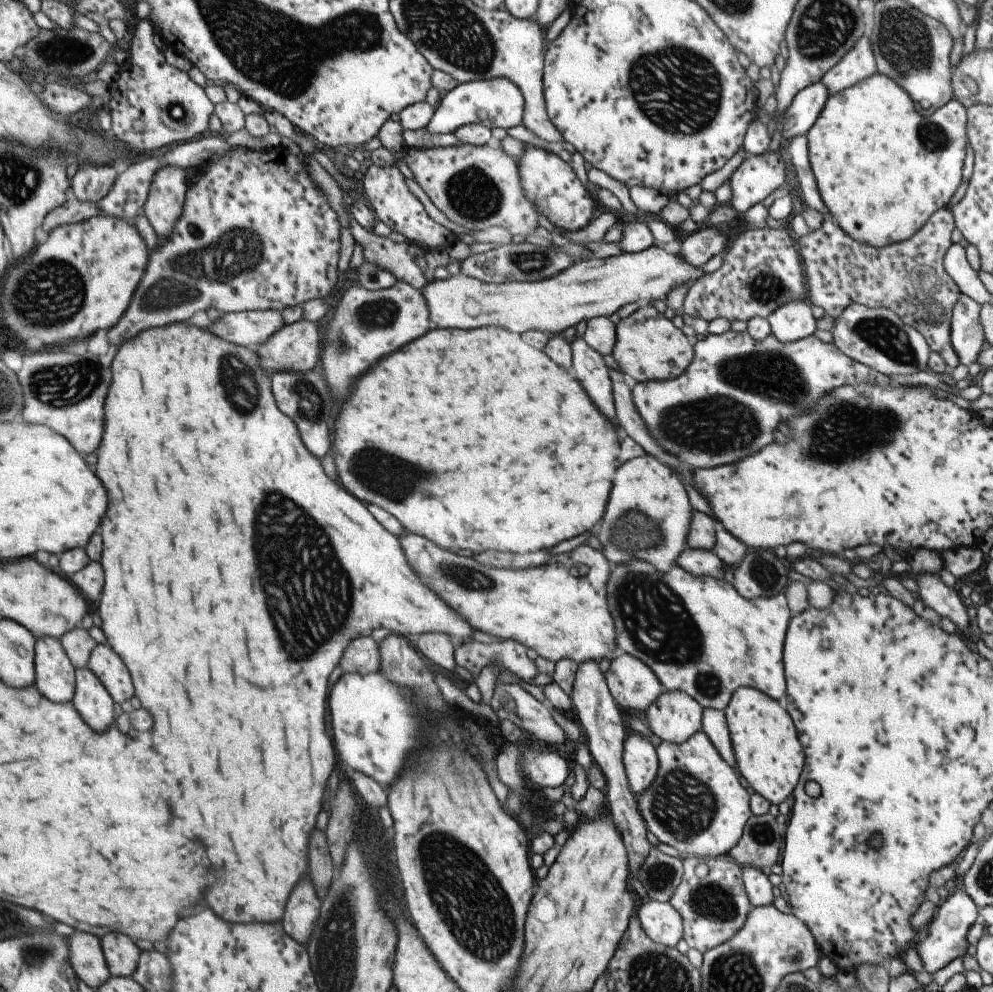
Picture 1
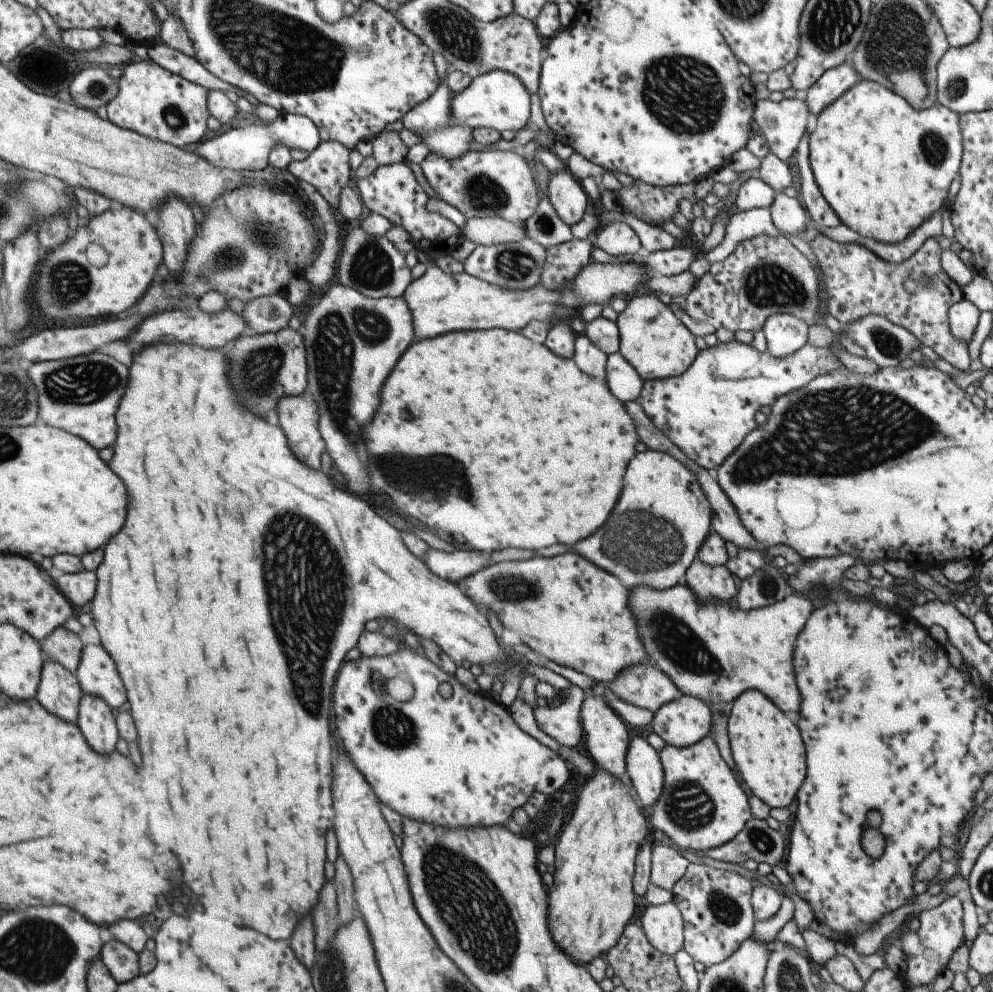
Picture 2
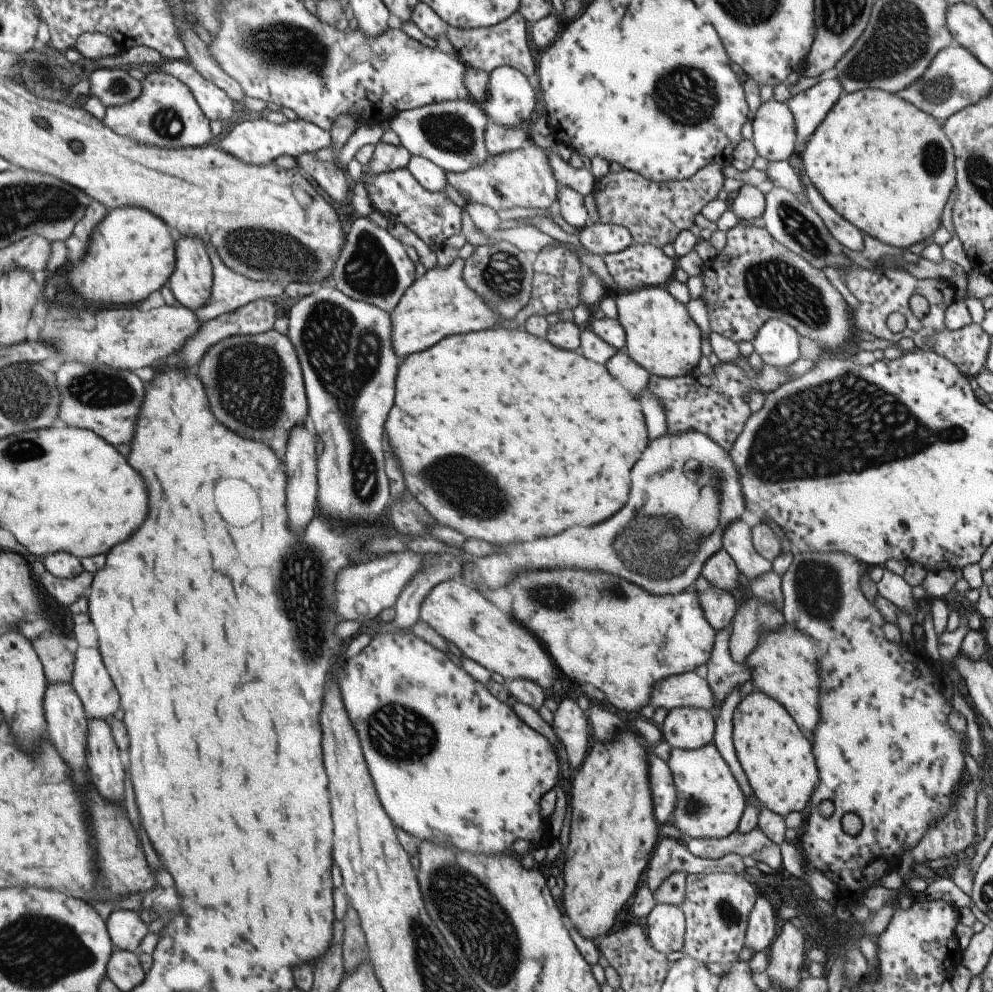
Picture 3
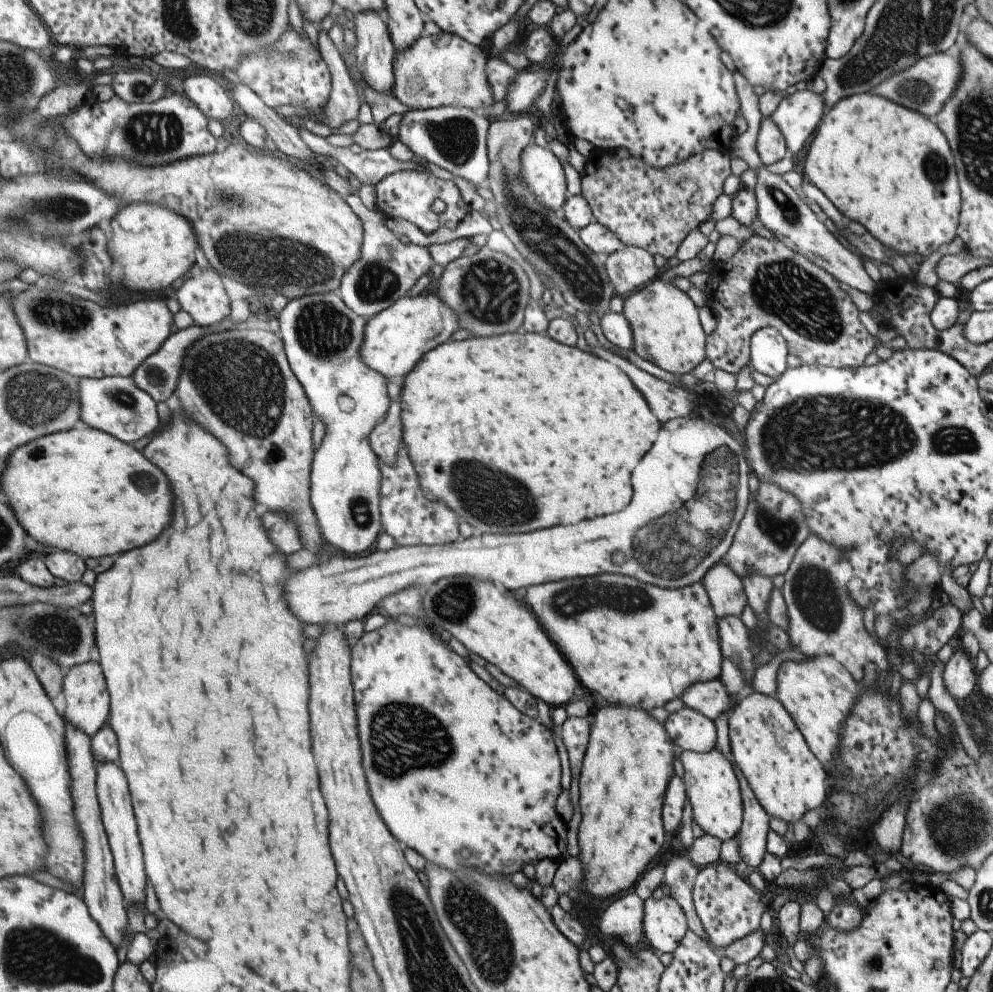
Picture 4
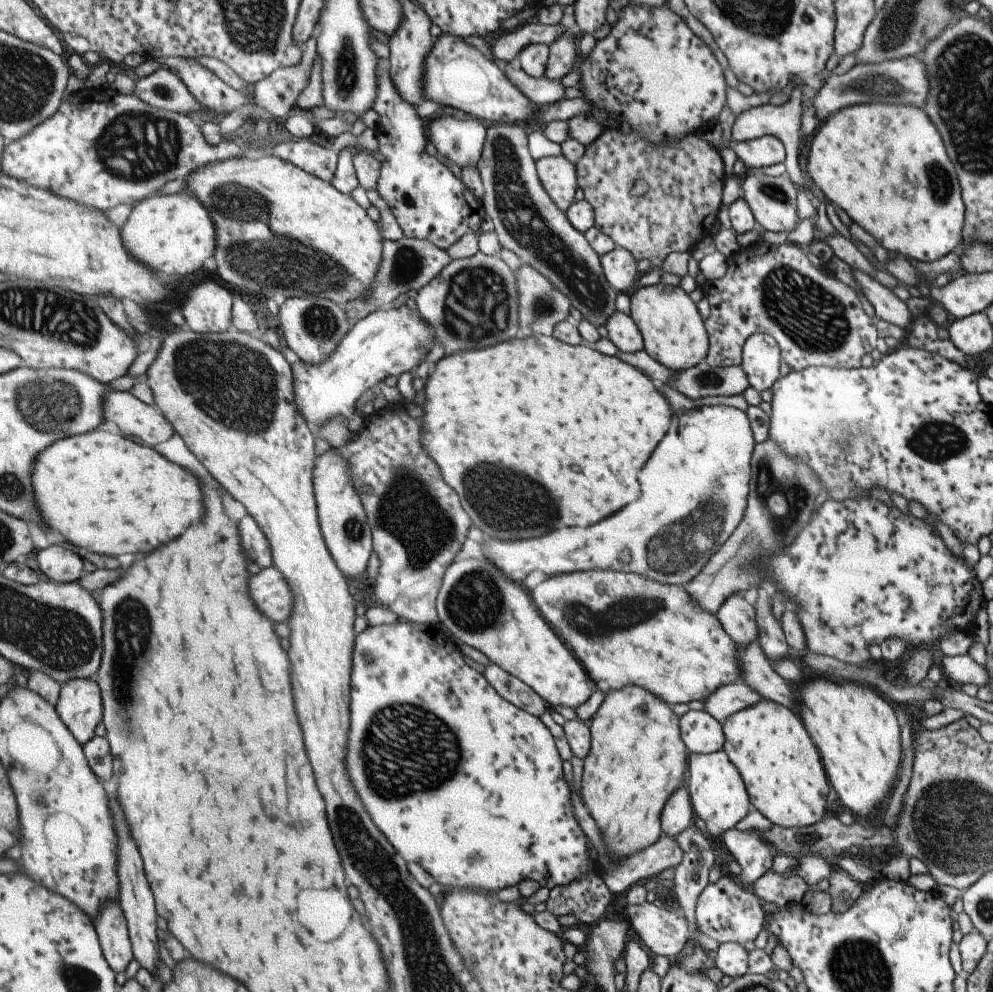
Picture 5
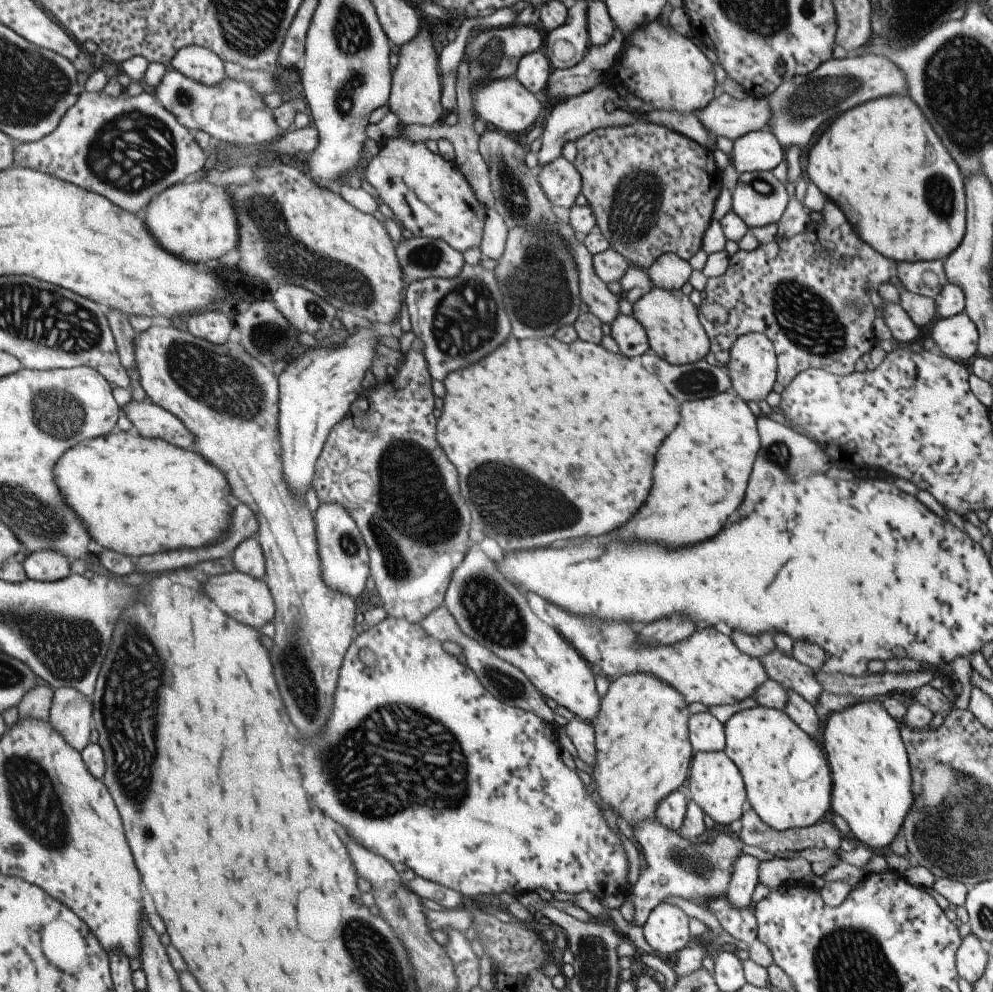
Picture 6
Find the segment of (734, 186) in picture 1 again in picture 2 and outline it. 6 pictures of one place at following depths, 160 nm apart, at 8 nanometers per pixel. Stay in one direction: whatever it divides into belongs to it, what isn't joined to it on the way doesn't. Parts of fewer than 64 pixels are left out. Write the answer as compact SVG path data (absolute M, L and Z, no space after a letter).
M755 176L743 182L736 193L735 206L737 210L768 208L773 202L776 193L765 184L759 177Z

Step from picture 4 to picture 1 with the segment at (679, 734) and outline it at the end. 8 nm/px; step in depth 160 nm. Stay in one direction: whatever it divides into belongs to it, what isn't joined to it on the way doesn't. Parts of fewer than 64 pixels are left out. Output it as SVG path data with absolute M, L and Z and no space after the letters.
M680 690L665 691L645 709L647 728L661 741L679 744L701 730L702 706Z

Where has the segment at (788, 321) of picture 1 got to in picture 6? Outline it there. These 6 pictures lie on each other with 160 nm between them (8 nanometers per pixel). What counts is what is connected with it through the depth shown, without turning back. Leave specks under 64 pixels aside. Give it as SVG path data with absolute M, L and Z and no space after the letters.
M747 333L734 340L725 366L731 381L731 392L743 402L763 400L776 380L776 354L772 342L761 333Z

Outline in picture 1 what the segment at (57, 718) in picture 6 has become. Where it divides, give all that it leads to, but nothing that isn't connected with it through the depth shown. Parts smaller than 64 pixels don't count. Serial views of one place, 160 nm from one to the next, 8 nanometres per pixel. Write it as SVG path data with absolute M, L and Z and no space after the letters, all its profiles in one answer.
M96 644L89 655L86 667L101 681L115 704L121 704L133 696L129 672L111 648Z

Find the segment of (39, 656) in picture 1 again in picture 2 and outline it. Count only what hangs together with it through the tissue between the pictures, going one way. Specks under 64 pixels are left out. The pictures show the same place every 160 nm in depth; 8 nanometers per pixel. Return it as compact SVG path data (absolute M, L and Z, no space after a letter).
M43 657L36 701L52 715L67 722L76 722L82 692L76 676L64 666Z

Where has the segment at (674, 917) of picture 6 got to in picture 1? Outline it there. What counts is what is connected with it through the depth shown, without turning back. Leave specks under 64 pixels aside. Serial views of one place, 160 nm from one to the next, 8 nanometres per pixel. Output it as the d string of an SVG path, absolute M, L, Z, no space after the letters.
M647 900L637 908L636 917L643 932L656 943L674 947L682 938L682 922L677 911L668 902Z

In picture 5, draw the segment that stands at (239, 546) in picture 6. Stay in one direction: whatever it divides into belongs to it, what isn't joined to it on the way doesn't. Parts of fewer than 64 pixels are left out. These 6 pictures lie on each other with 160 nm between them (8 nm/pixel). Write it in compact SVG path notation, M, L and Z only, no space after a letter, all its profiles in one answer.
M243 516L237 524L239 528L239 538L241 538L241 546L247 554L247 558L251 562L255 562L259 568L265 568L272 566L272 558L270 553L270 546L265 538L265 535L261 532L260 526L253 518L249 516Z

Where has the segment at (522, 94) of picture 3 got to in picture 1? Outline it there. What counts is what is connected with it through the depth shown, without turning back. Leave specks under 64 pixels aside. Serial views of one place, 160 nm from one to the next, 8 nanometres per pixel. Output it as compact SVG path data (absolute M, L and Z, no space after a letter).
M493 77L466 83L457 83L449 92L440 97L427 123L427 132L433 134L451 133L461 125L479 123L488 129L493 127L511 128L522 124L524 100L518 86L503 77Z

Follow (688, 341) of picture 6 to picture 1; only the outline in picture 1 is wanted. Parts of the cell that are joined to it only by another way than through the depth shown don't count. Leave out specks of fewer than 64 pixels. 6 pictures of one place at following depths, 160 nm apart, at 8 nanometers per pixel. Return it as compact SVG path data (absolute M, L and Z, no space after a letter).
M653 305L641 307L626 318L619 319L614 325L614 331L615 342L610 355L617 369L631 376L637 383L677 378L693 358L692 346L685 334Z

